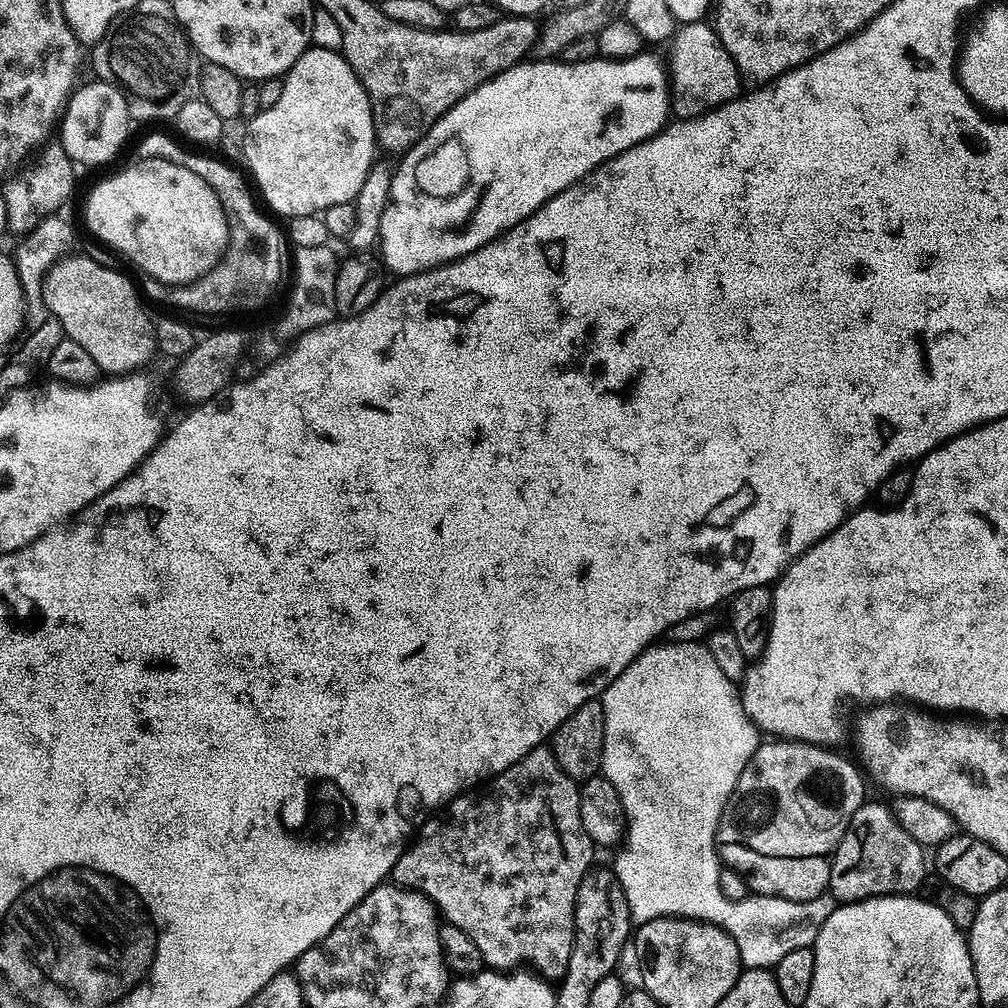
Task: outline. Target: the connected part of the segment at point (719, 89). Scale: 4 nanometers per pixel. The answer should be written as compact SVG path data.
M711 23L680 24L676 35L670 41L672 64L670 60L670 95L672 97L671 115L677 120L689 120L705 116L710 110L741 95L740 67L730 58L726 46L718 38Z

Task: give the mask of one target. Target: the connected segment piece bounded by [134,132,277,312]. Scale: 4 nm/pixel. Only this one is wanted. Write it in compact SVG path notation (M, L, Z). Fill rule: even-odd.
M152 132L139 137L139 140L144 143L144 148L138 144L135 145L134 152L136 156L144 152L140 160L165 160L166 162L174 162L174 166L186 166L186 170L190 170L190 174L198 174L198 178L202 178L202 182L206 182L206 186L210 186L210 190L214 190L214 194L218 194L218 202L228 204L228 212L236 212L236 220L228 222L228 249L224 255L220 257L220 261L210 269L205 276L198 277L197 280L192 280L189 284L163 284L160 280L155 280L153 276L144 276L144 288L142 284L142 292L149 301L157 300L160 304L169 304L172 308L185 308L188 312L228 312L231 308L240 308L245 304L246 307L252 308L255 304L264 304L268 300L268 295L273 295L277 291L277 287L272 285L274 278L273 266L275 259L273 256L266 254L254 255L247 249L247 243L251 239L252 226L256 225L256 217L248 216L248 212L261 213L262 208L257 201L252 200L253 189L250 187L249 181L243 180L240 177L240 172L236 168L231 168L228 164L223 164L220 160L215 160L212 156L199 156L199 151L189 150L179 139L167 136L164 132Z

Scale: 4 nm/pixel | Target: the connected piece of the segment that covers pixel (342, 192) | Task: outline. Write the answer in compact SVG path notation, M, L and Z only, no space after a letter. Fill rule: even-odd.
M309 46L304 53L298 58L298 62L294 62L294 66L290 66L290 70L288 72L285 72L283 77L284 85L282 86L282 95L279 96L279 101L275 103L274 106L270 107L270 109L260 109L260 113L257 114L257 116L251 117L247 121L248 124L248 133L244 136L244 160L246 163L248 163L248 168L250 171L252 171L251 179L254 181L256 179L255 187L258 189L260 187L260 192L262 195L264 195L263 203L267 205L269 204L270 207L273 208L274 211L277 212L278 215L284 216L283 218L291 218L293 216L301 216L302 214L322 214L326 211L326 209L330 206L334 206L338 203L348 203L351 204L353 201L355 201L356 195L358 194L358 190L362 190L362 182L366 182L366 174L370 170L370 166L374 163L374 161L377 159L378 153L376 153L376 148L378 149L378 141L376 138L376 123L374 122L374 114L372 113L372 103L370 102L370 98L366 94L366 90L362 86L362 82L358 78L358 74L354 74L354 70L351 68L351 66L348 65L346 62L346 58L339 52L337 49L334 48L318 48L315 46Z

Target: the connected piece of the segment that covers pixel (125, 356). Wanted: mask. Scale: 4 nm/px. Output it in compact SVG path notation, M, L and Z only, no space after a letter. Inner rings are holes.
M69 254L45 273L42 294L47 315L57 320L67 339L78 342L90 353L101 373L130 374L154 356L153 321L150 316L148 320L137 285L135 288L122 273L88 256Z

